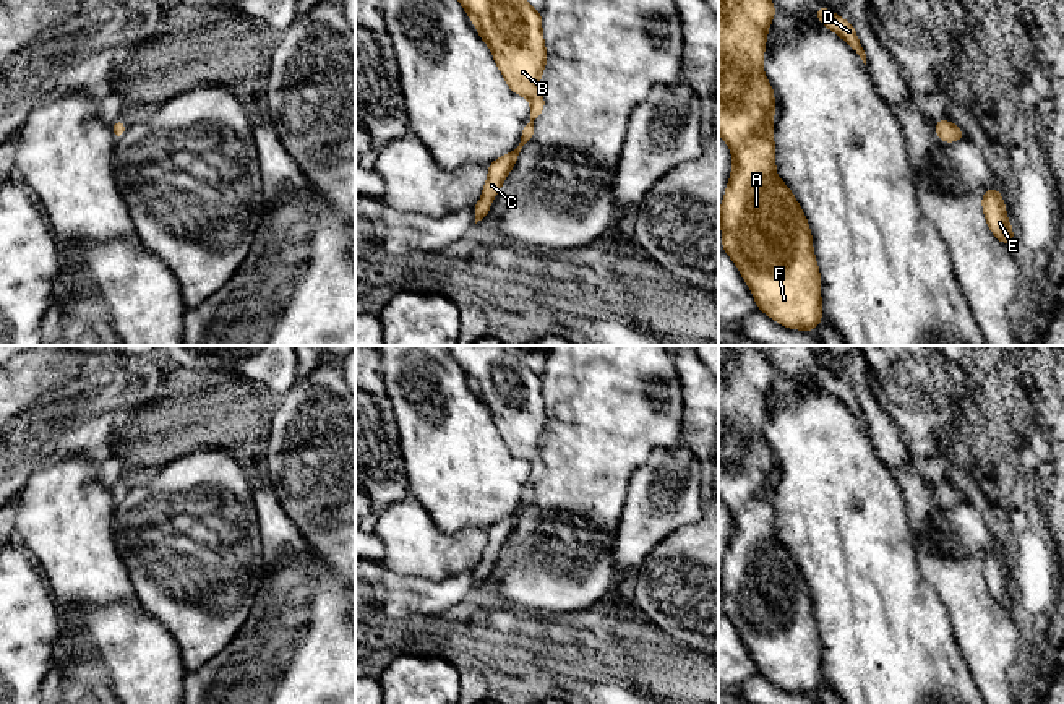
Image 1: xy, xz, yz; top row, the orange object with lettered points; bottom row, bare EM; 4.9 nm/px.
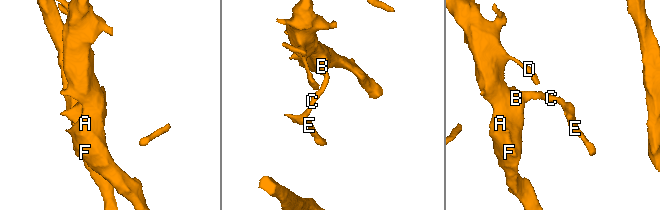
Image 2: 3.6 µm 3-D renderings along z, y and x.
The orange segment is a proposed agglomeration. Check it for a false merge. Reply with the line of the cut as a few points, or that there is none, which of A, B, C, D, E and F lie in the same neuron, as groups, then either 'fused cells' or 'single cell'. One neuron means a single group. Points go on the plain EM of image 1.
no cut; A B C D E F; single cell

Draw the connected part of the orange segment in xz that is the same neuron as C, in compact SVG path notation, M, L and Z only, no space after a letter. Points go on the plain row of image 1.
M448 346L448 349L475 388L478 399L491 412L509 453L530 464L530 483L524 488L516 513L488 529L482 561L474 569L477 587L488 579L490 566L535 496L534 483L545 472L538 443L547 428L547 412L542 378L519 355L508 354L500 346Z

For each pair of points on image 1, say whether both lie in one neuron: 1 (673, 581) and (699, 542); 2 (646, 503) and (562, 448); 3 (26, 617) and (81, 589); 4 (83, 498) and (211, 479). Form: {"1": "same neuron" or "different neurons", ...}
{"1": "same neuron", "2": "different neurons", "3": "different neurons", "4": "different neurons"}

